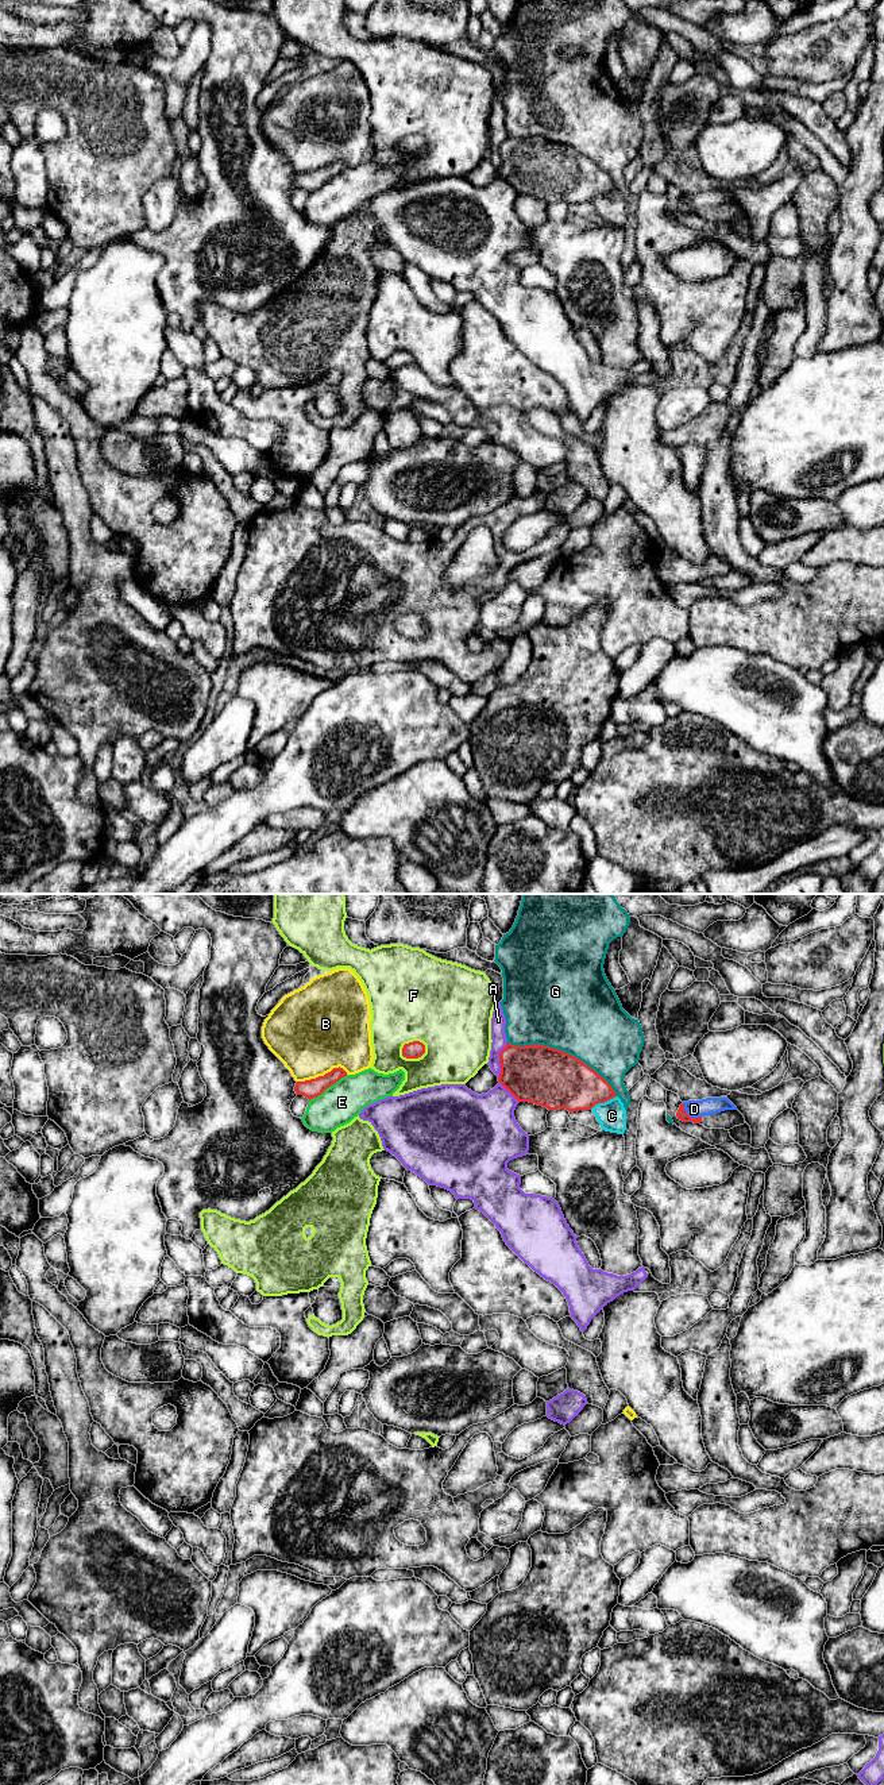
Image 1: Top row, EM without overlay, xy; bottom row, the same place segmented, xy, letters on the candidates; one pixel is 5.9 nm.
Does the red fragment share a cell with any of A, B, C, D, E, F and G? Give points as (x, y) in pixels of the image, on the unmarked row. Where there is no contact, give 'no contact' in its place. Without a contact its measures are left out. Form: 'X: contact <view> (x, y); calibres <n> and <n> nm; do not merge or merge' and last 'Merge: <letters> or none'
A: contact xy (500, 153); calibres 340 and 90 nm; do not merge
B: contact xy (321, 169); calibres 110 and 460 nm; do not merge
C: contact xy (602, 195); calibres 320 and 170 nm; do not merge
D: contact xy (688, 208); calibres 60 and 100 nm; do not merge
E: contact xy (328, 178); calibres 110 and 240 nm; do not merge
F: contact xy (416, 150); calibres 100 and 380 nm; do not merge
G: contact xy (564, 145); calibres 340 and 500 nm; do not merge
Merge: none

